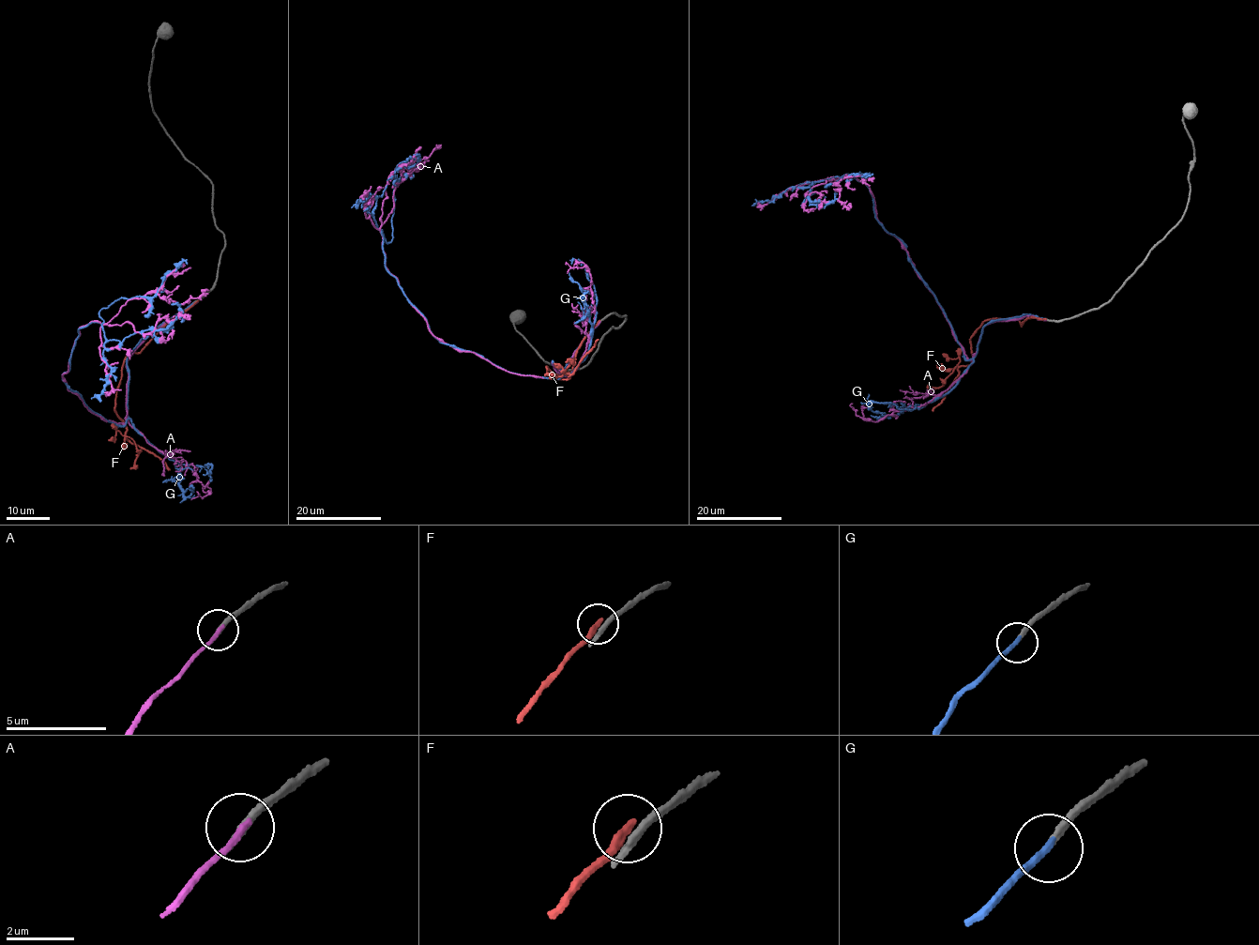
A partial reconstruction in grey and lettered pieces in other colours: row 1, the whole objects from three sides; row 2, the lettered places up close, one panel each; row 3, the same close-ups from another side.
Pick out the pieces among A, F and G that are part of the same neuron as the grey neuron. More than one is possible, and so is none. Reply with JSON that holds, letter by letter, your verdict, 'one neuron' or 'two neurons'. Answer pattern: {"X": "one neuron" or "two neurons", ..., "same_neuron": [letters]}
{"A": "two neurons", "F": "two neurons", "G": "one neuron", "same_neuron": ["G"]}

